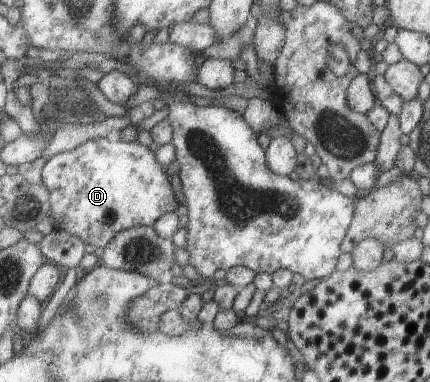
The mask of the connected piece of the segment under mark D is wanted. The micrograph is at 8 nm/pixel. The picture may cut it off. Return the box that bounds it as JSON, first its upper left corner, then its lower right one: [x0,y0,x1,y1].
[43,137,179,248]

